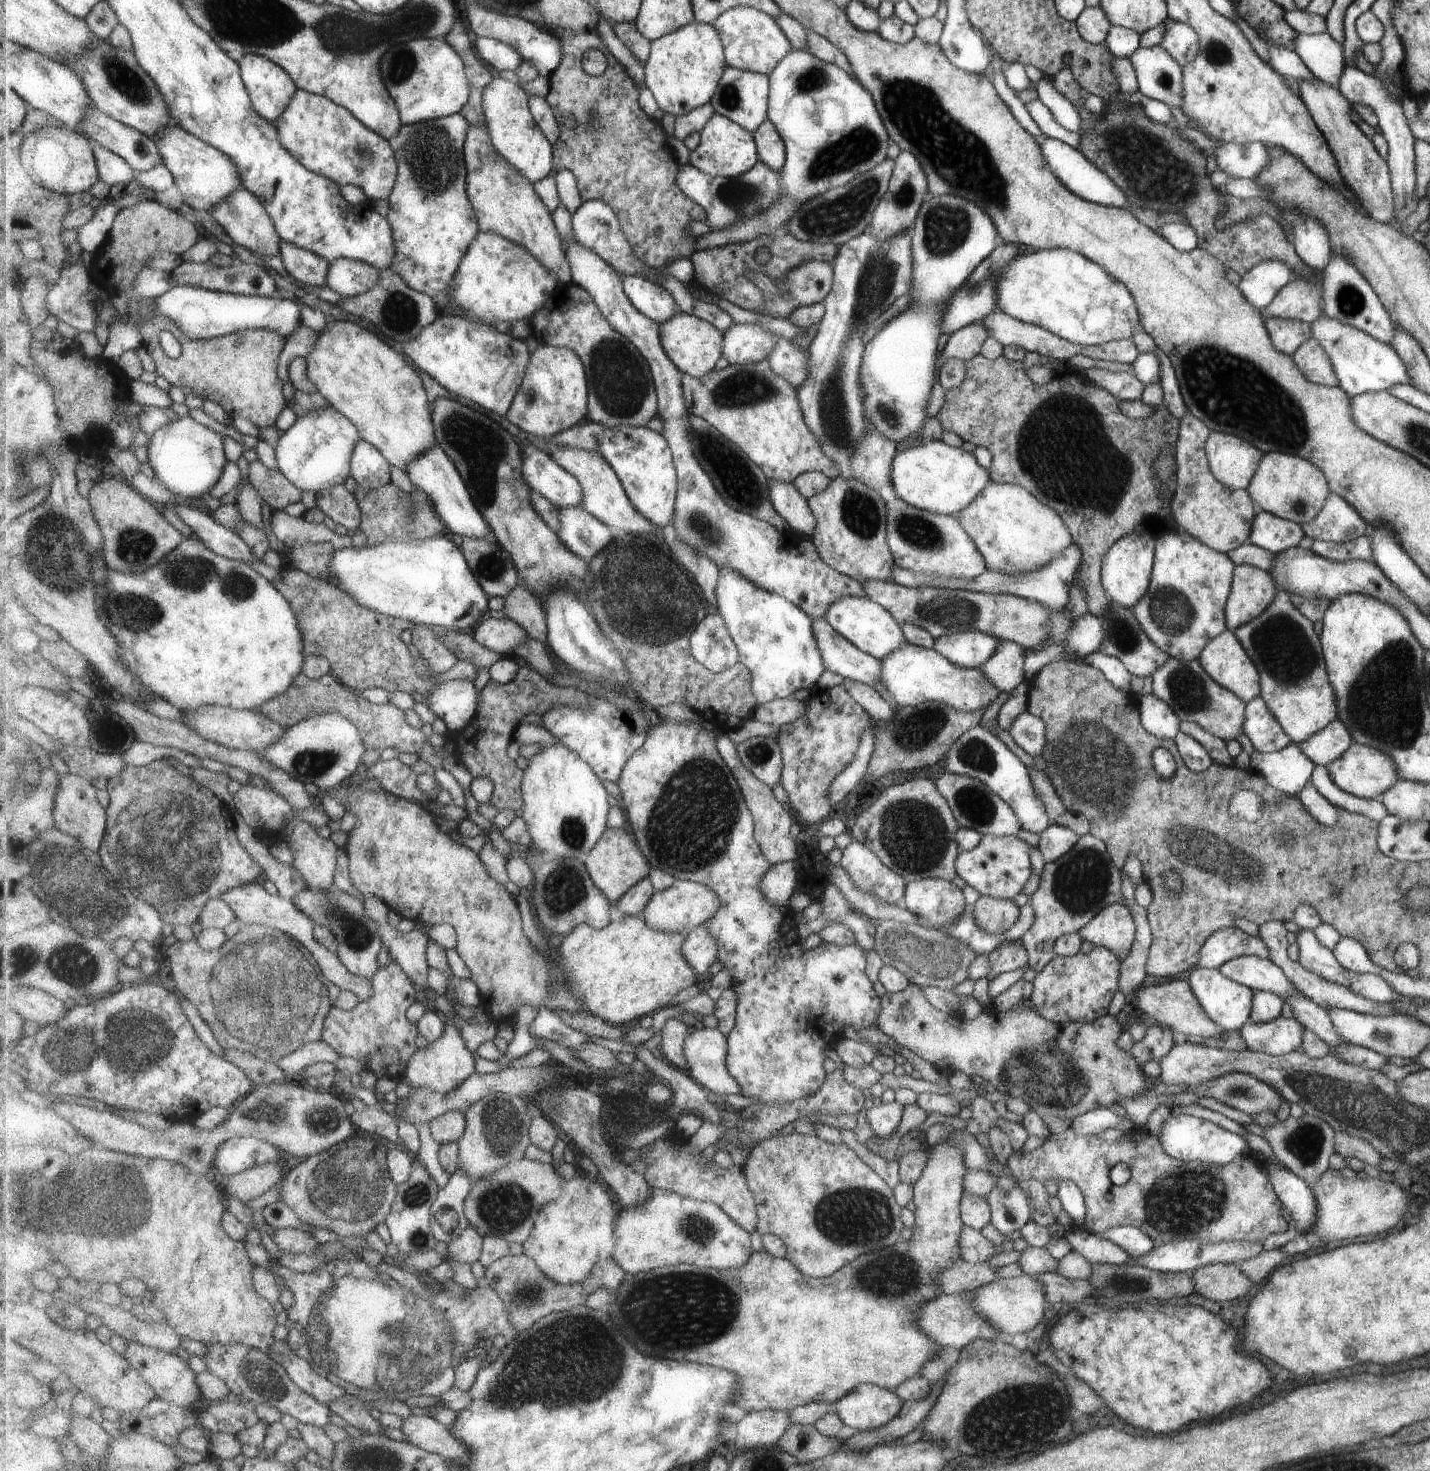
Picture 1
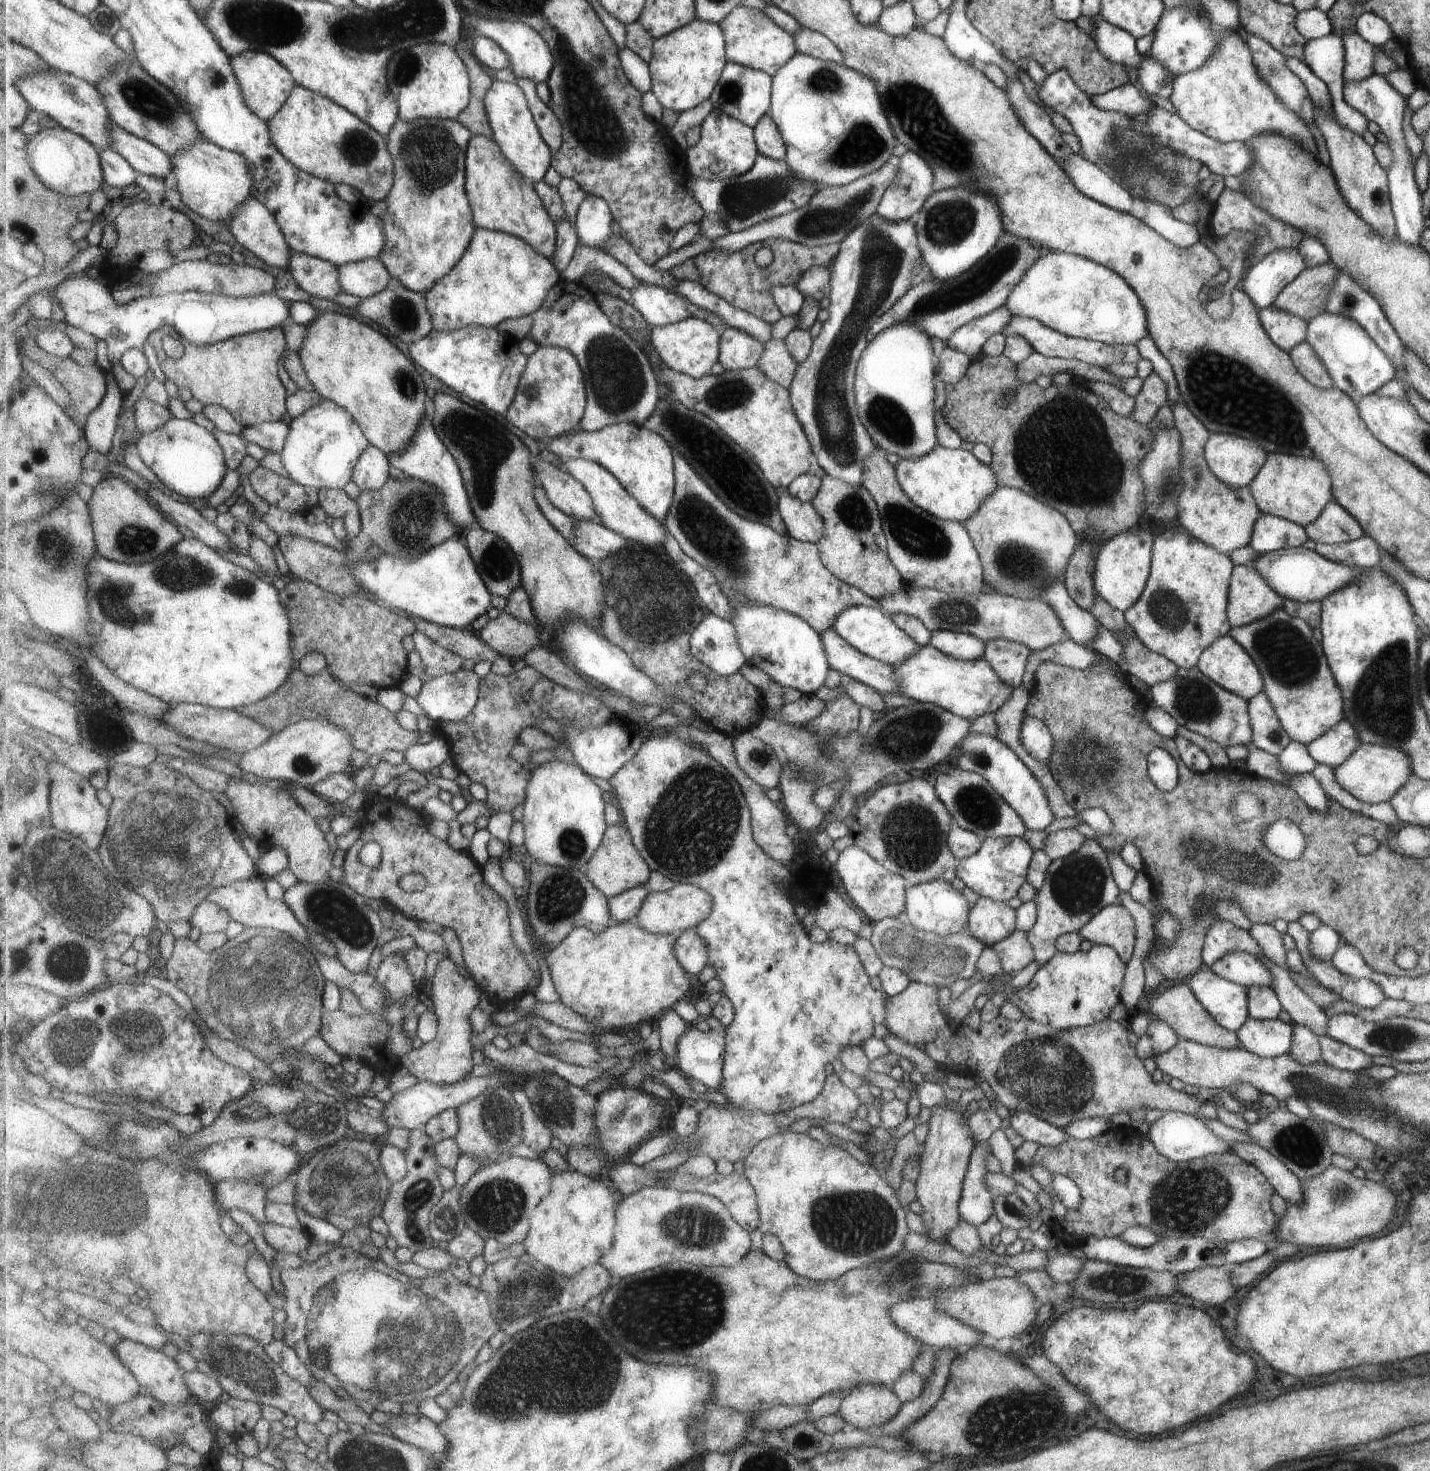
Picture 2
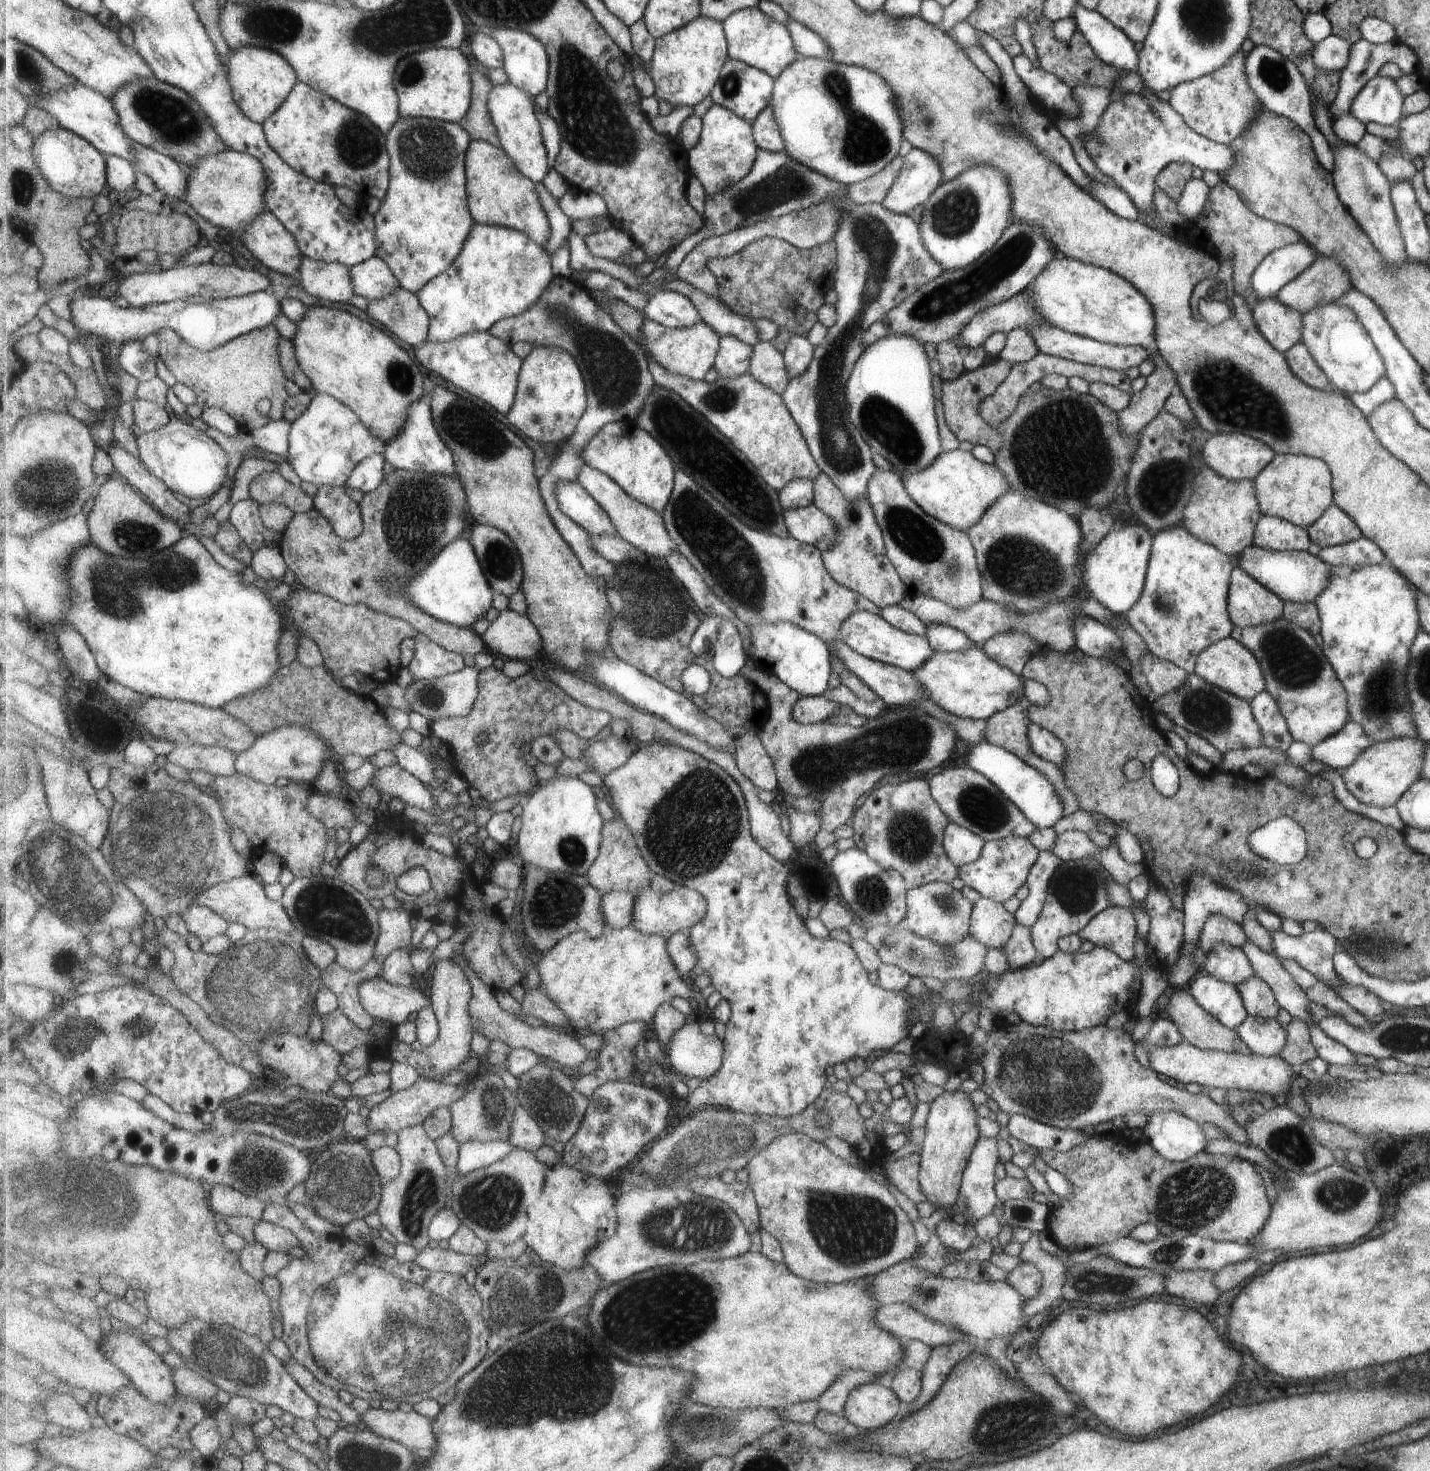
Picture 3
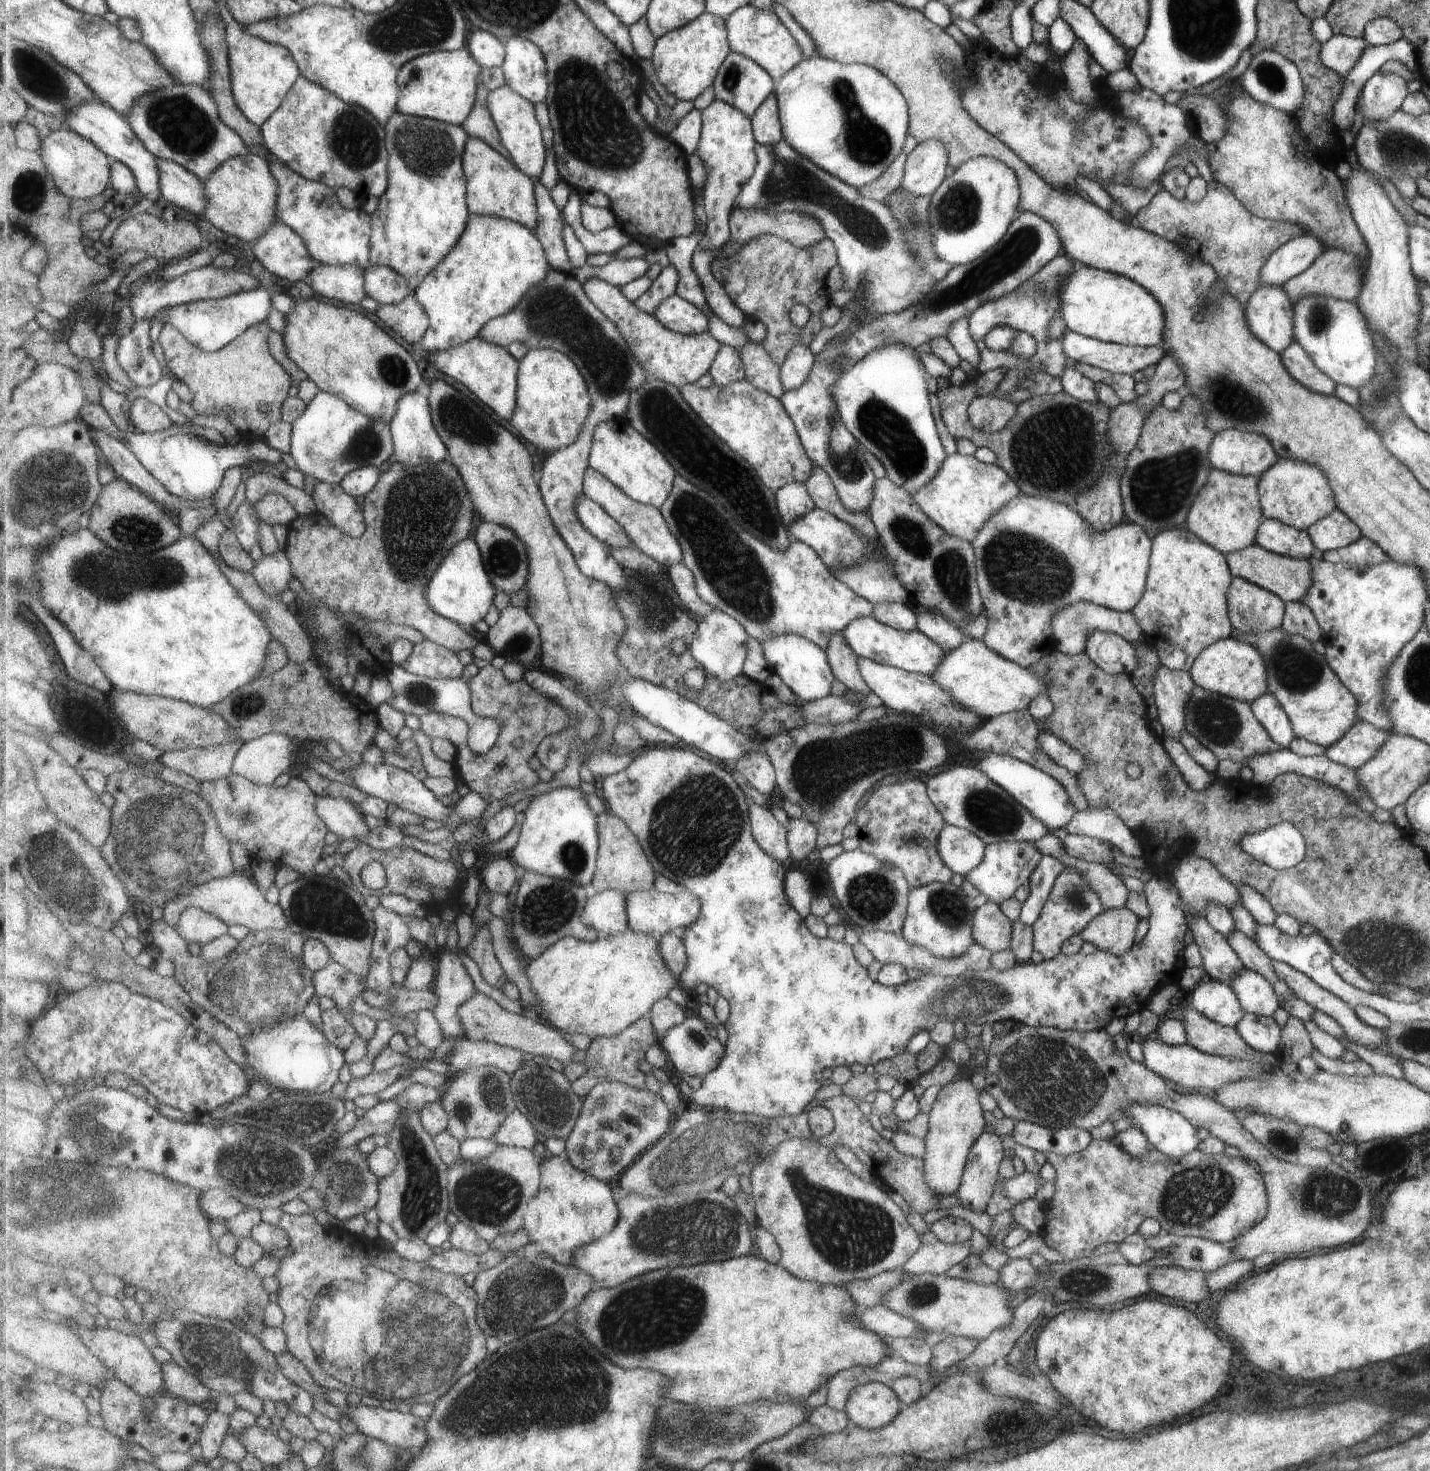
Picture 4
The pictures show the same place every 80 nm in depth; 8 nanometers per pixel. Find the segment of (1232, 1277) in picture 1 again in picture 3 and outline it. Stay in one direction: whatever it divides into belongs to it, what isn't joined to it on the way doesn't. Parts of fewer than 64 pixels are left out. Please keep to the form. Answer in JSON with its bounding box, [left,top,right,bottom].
[1163,1269,1221,1304]

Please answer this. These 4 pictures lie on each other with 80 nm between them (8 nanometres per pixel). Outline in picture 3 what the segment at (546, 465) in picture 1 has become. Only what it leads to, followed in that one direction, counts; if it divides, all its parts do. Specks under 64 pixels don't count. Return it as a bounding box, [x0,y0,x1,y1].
[557,480,618,536]

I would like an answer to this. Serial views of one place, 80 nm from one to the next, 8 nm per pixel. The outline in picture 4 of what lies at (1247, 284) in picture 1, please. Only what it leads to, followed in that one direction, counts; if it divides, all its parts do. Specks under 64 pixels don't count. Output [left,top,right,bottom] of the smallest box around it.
[1259,233,1324,285]

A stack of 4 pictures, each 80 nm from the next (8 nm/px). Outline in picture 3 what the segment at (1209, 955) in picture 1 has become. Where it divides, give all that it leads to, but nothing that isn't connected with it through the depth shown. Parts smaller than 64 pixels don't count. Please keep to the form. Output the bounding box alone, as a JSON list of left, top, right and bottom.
[1198,916,1247,956]

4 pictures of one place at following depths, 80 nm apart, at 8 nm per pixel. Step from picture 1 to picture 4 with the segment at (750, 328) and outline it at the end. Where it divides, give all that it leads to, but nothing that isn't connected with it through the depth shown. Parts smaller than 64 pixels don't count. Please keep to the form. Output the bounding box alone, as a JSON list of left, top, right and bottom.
[709,345,746,386]

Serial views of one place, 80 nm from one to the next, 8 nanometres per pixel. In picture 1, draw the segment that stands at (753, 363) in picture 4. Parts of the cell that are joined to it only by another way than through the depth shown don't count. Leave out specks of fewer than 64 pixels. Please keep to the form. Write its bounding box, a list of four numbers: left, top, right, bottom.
[768,339,808,388]

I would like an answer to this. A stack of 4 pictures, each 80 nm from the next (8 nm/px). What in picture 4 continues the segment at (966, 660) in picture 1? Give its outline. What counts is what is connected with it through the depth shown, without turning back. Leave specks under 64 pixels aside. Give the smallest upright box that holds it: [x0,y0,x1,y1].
[916,611,964,652]

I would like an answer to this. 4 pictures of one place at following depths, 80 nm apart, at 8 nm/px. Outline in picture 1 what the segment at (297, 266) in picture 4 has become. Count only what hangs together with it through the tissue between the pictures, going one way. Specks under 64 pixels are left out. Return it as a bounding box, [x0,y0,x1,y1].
[209,188,283,257]

